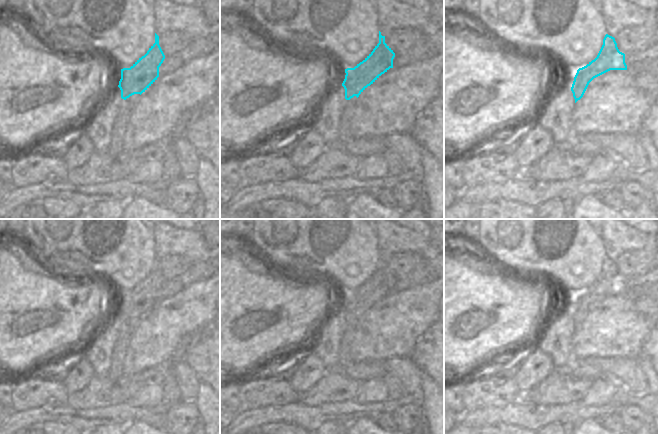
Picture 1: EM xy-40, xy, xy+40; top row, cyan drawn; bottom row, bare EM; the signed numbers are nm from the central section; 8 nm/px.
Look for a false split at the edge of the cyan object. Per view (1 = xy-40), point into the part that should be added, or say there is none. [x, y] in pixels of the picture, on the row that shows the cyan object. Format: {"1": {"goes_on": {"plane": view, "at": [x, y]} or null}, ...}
{"1": {"goes_on": null}}

